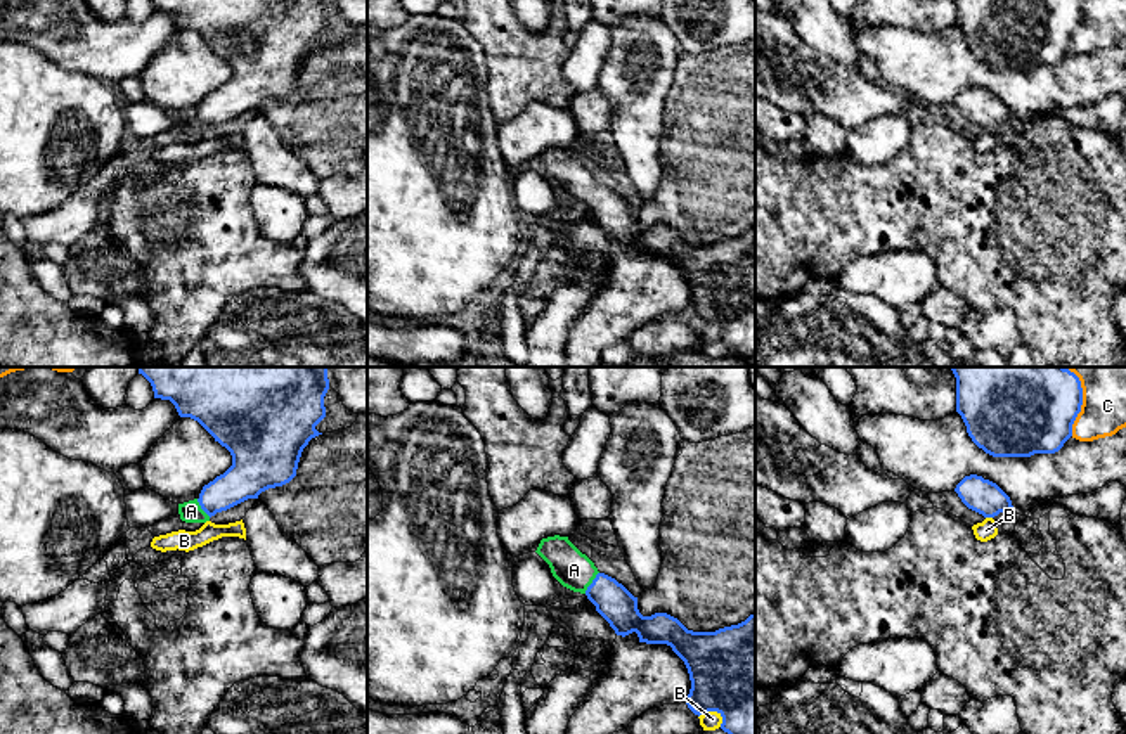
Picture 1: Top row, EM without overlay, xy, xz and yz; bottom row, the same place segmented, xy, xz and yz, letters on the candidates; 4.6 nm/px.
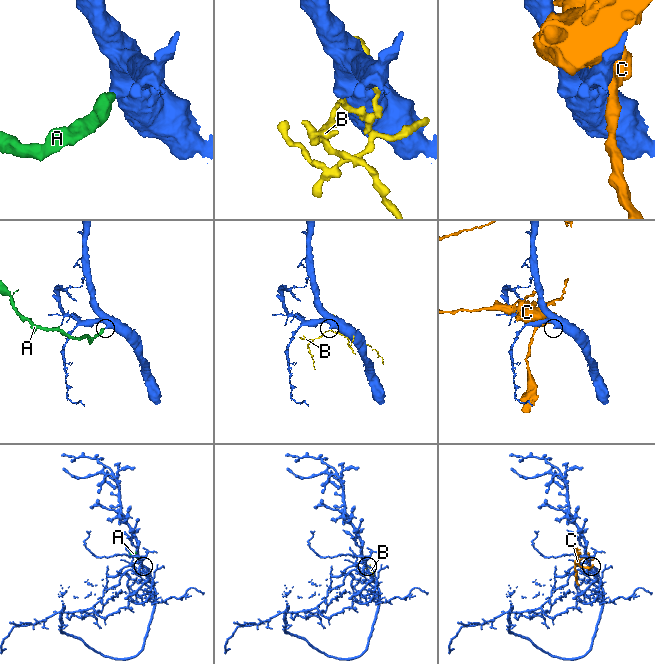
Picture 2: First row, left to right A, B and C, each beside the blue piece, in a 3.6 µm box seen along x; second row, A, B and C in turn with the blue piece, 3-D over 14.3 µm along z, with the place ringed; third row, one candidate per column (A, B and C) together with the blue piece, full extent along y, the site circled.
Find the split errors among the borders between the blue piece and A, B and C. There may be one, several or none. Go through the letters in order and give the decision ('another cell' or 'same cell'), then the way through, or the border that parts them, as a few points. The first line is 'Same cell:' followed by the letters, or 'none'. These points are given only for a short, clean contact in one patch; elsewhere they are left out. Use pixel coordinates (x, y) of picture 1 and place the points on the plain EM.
Same cell: A
A: same cell; way xz (612, 212), (593, 194), (574, 182)
B: another cell
C: another cell

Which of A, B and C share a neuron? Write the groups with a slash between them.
A / B / C

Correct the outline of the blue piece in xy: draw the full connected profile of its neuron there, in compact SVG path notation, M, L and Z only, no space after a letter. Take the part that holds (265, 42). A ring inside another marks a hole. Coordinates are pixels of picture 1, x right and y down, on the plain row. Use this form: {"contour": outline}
{"contour": "M152 0L154 10L170 12L180 29L197 33L232 68L232 78L203 99L197 111L178 116L180 132L206 135L269 100L296 88L308 54L322 45L315 38L326 29L324 9L329 0Z"}

